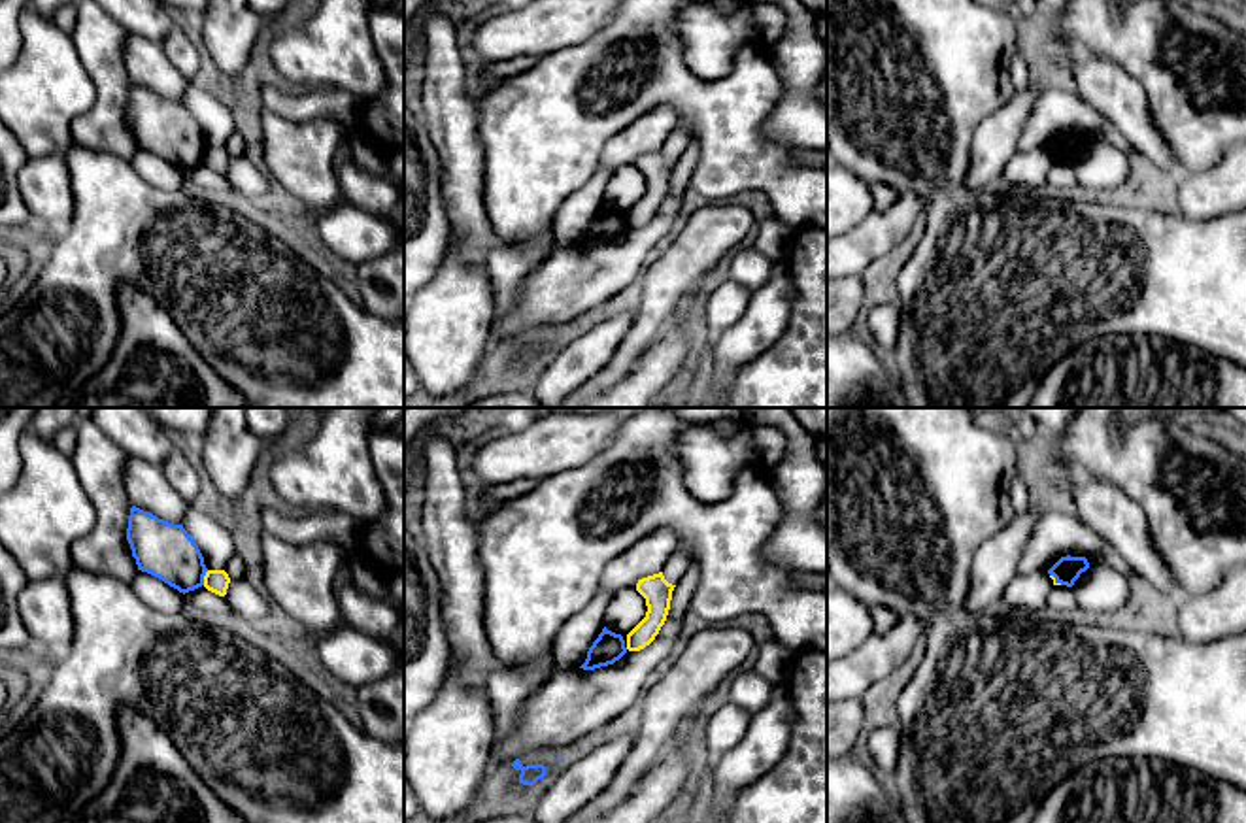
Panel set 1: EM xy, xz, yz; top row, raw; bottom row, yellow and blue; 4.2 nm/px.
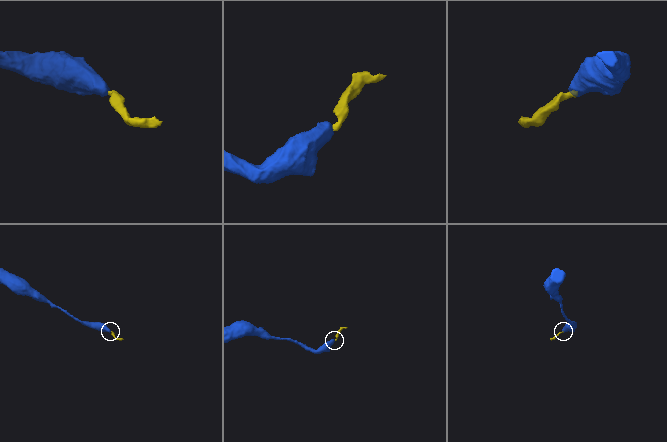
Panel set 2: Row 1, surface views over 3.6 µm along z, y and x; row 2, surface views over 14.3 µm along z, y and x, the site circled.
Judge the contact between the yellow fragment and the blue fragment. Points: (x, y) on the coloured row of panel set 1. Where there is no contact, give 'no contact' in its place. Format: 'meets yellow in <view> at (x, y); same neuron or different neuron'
meets yellow in xy at (204, 578); different neuron

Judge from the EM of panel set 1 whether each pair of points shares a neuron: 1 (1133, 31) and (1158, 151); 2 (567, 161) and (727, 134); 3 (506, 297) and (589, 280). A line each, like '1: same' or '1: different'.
1: different
2: same
3: different

